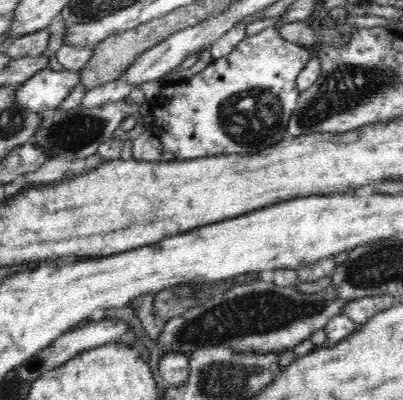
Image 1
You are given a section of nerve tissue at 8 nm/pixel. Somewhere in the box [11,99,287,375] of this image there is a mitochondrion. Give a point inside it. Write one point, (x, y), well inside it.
(74, 131)

